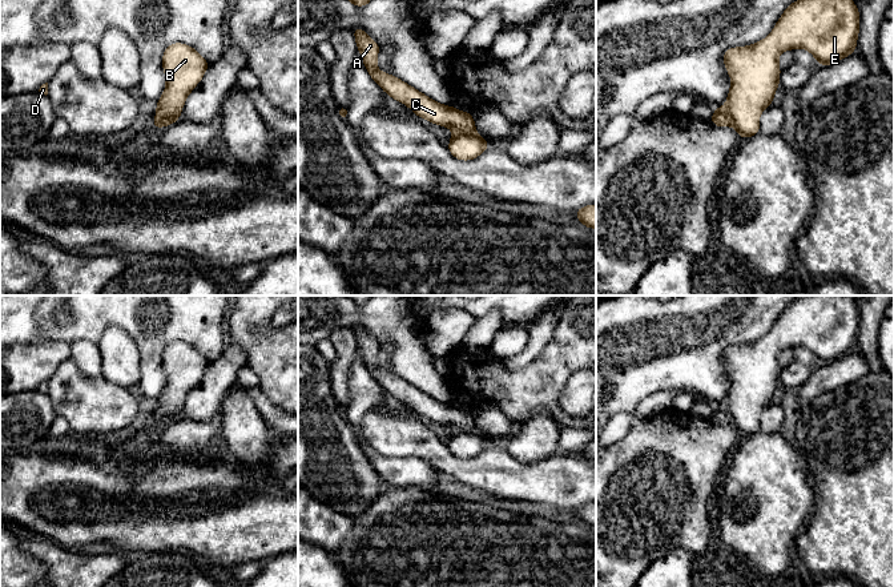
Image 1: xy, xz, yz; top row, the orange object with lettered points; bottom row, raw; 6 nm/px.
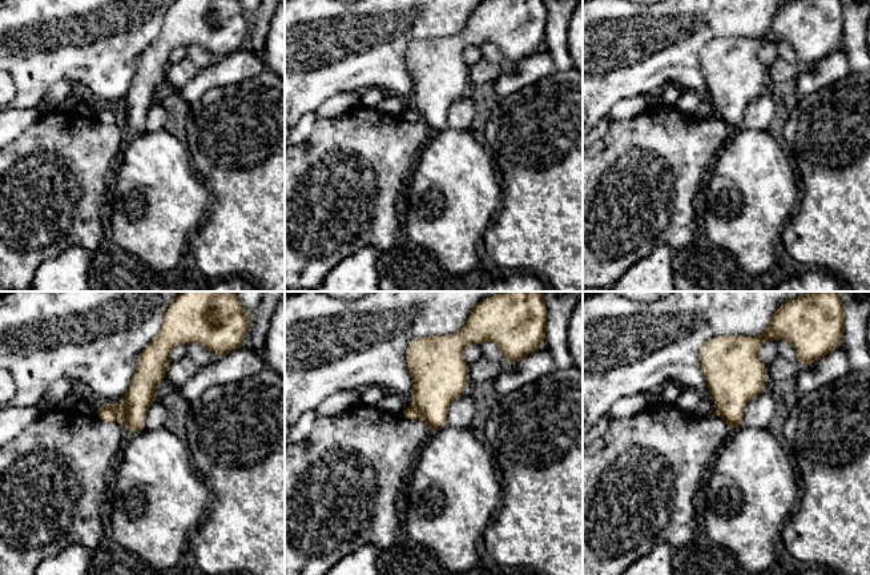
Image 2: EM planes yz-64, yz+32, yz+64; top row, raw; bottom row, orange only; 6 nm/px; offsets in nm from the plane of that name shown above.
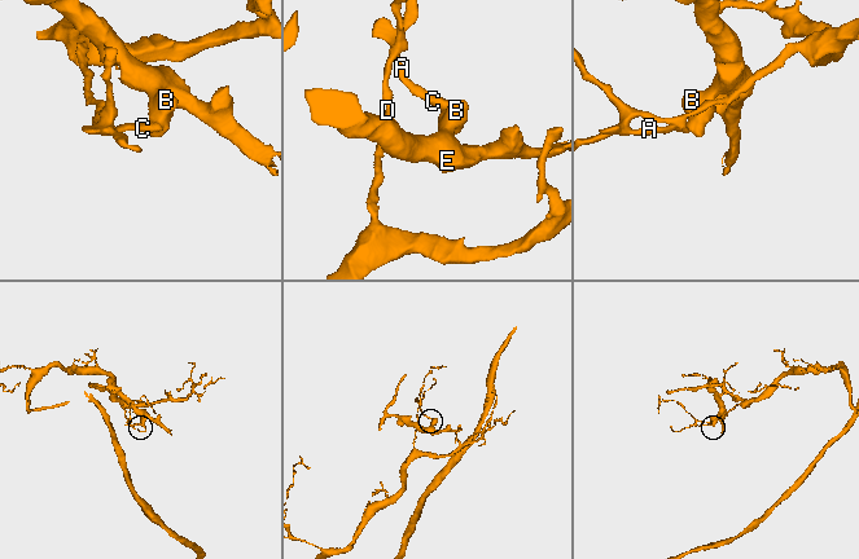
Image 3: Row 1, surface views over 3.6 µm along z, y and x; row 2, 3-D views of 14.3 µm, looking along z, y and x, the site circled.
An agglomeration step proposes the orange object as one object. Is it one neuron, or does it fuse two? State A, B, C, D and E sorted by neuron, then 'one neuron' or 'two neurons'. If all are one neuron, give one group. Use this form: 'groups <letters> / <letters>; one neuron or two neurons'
groups A C D / B E; two neurons

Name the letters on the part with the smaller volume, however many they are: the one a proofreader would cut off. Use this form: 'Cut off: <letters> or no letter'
Cut off: B, E

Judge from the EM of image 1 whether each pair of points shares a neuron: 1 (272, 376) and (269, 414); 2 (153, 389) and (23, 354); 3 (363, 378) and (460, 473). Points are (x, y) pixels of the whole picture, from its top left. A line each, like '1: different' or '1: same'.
1: different
2: different
3: different

